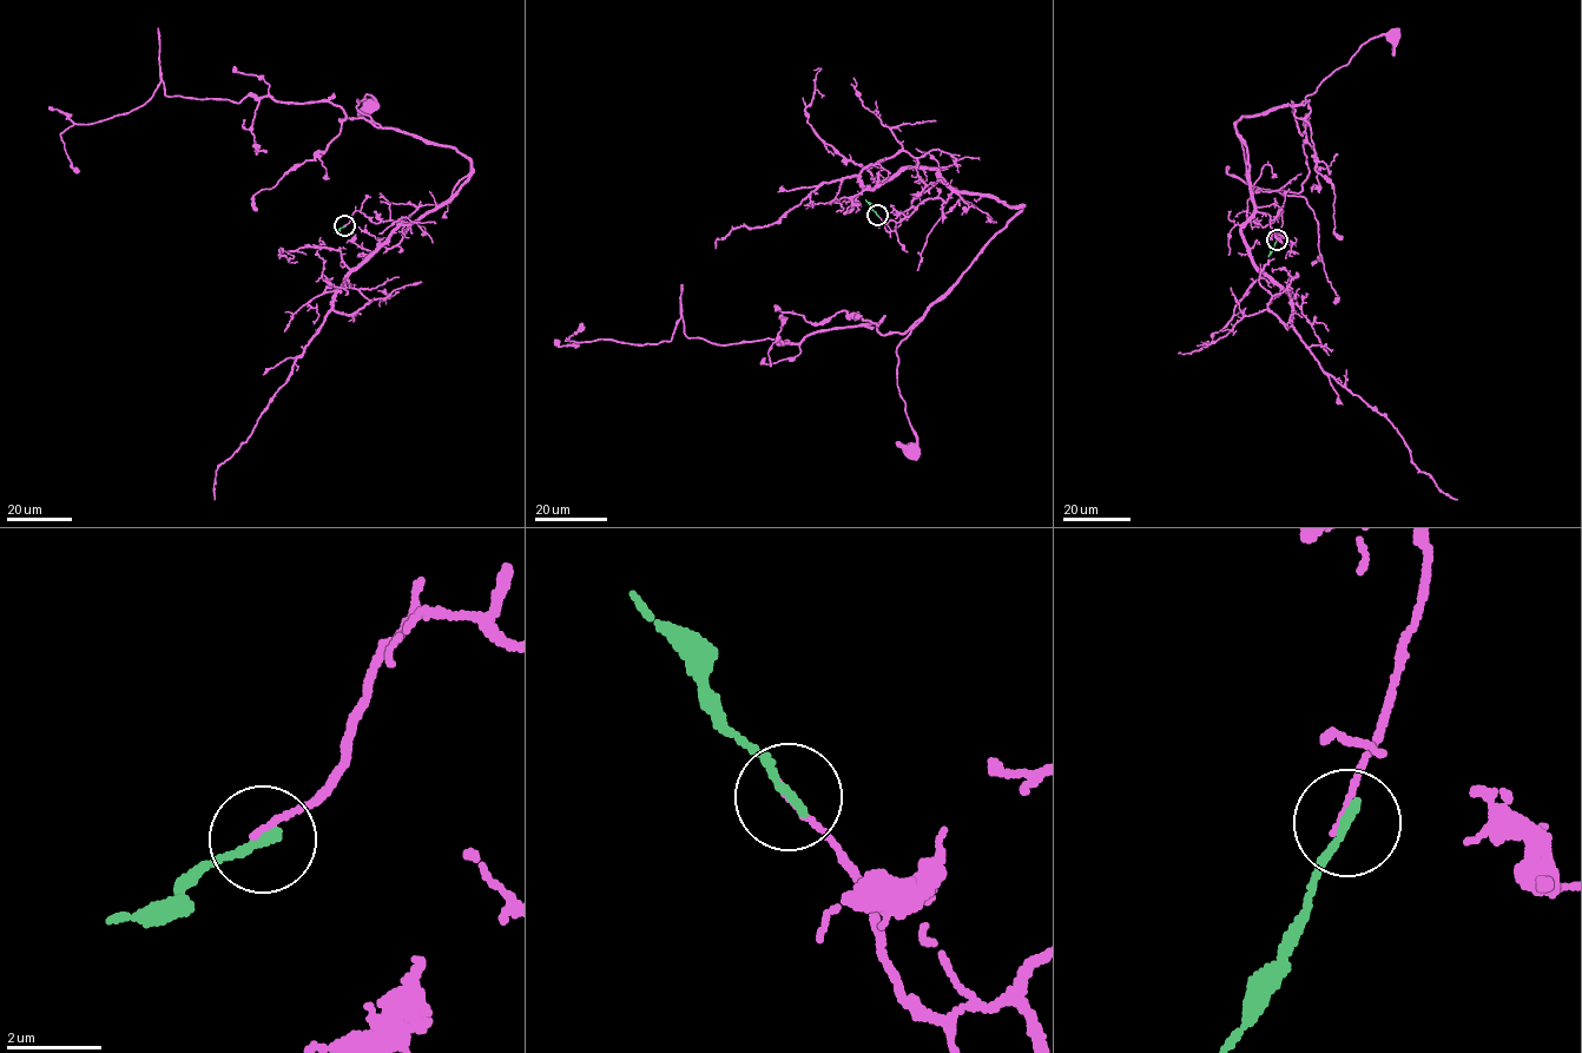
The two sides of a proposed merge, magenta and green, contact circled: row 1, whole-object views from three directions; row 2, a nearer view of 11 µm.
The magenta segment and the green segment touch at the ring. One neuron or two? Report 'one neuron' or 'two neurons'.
two neurons

